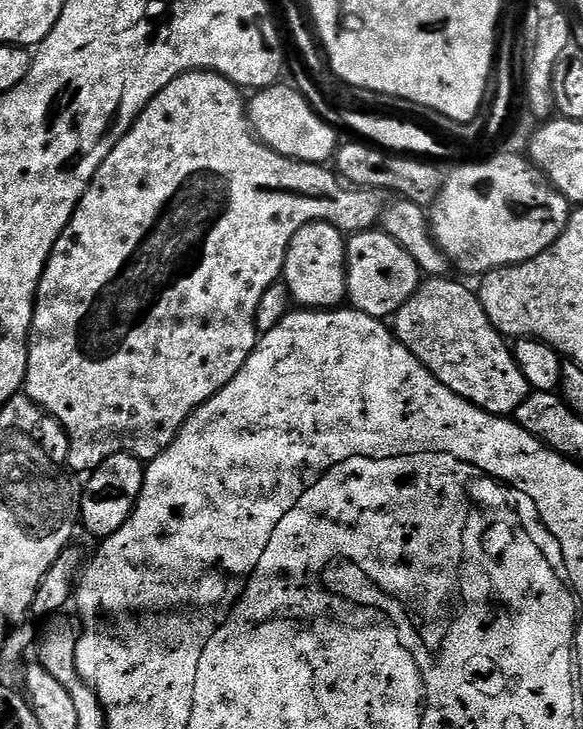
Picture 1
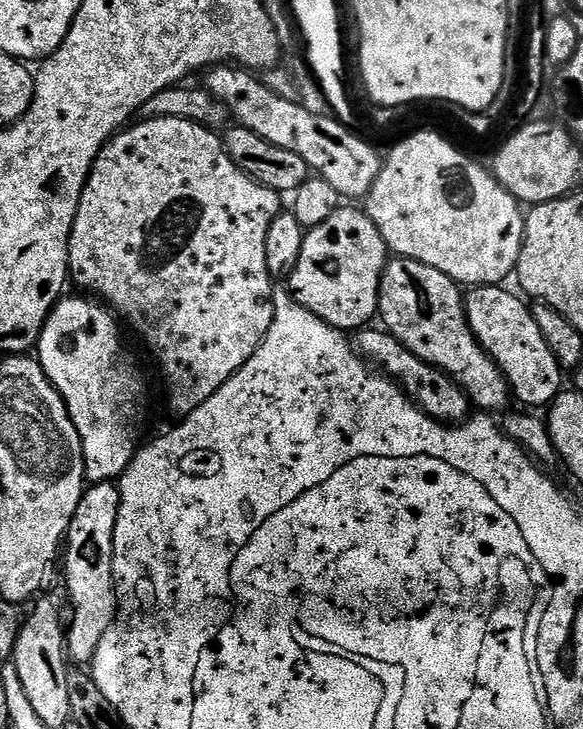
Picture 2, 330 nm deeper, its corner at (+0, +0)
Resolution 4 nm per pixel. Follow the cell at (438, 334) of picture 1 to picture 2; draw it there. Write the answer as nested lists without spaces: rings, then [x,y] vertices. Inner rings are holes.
[[[392,258],[384,267],[384,273],[380,279],[378,316],[381,321],[384,319],[383,327],[394,338],[398,338],[398,342],[402,342],[406,350],[410,350],[427,364],[443,370],[467,394],[469,401],[475,407],[476,404],[480,407],[477,409],[488,414],[496,414],[492,412],[506,407],[508,400],[510,401],[508,379],[504,377],[500,367],[489,358],[487,350],[477,342],[476,335],[470,330],[468,315],[464,309],[465,299],[461,285],[451,280],[446,274],[442,274],[442,270],[434,270],[434,266],[426,266],[417,260]]]

